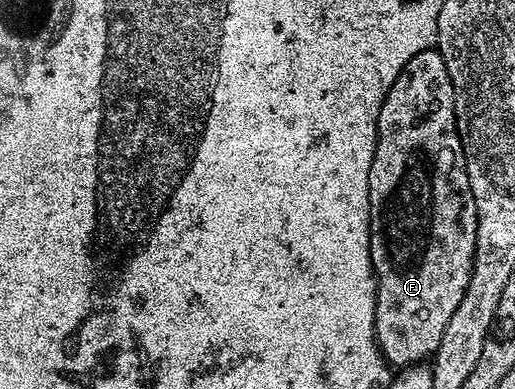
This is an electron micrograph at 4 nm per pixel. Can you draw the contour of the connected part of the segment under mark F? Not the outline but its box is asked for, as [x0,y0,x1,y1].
[368,48,478,367]

